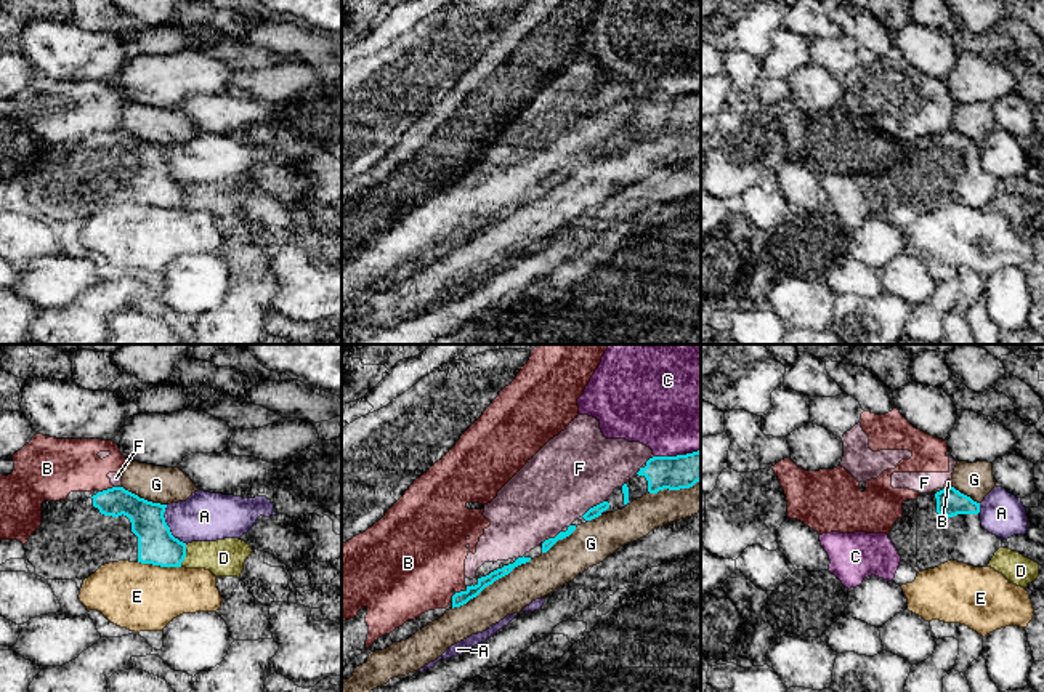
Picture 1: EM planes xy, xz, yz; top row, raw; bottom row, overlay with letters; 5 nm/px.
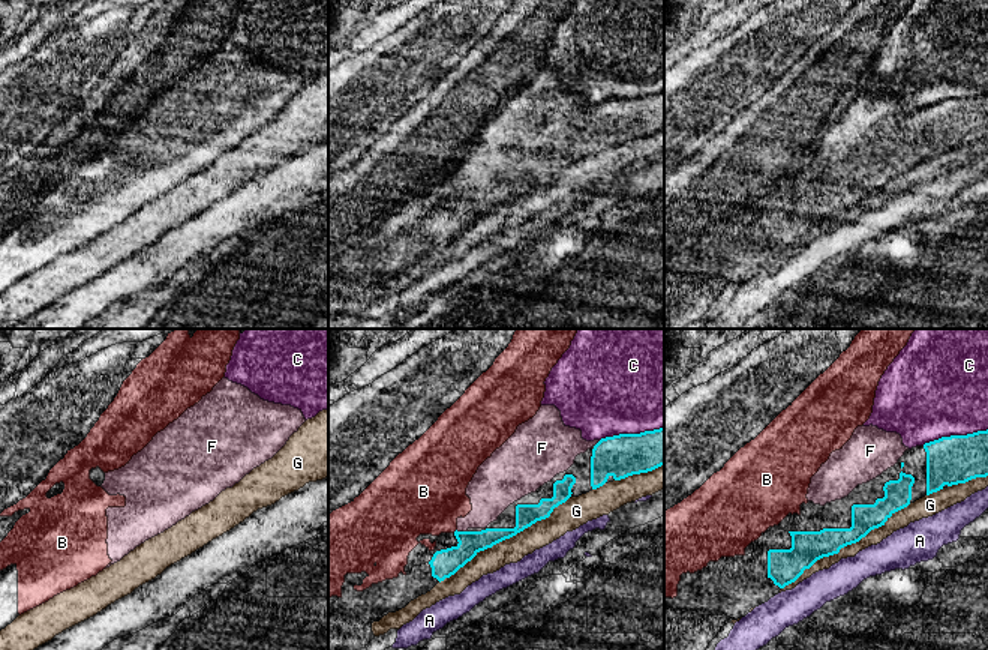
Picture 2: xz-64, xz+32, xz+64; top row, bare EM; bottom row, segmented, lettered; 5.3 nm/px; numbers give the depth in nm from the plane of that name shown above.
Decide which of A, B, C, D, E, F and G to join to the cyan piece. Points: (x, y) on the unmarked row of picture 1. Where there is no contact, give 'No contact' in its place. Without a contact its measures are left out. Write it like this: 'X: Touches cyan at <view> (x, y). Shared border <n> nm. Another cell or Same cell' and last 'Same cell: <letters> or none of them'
A: Touches cyan at xy (169, 168). Shared border 220 nm. Another cell
B: Touches cyan at xz (457, 234). Shared border 120 nm. Another cell
C: Touches cyan at xz (667, 98). Shared border 140 nm. Another cell
D: Touches cyan at xy (185, 197). Shared border 120 nm. Another cell
E: Touches cyan at xy (159, 205). Shared border 220 nm. Another cell
F: Touches cyan at xz (594, 148). Shared border 150 nm. Another cell
G: Touches cyan at xz (491, 225). Shared border 480 nm. Another cell
Same cell: none of them

